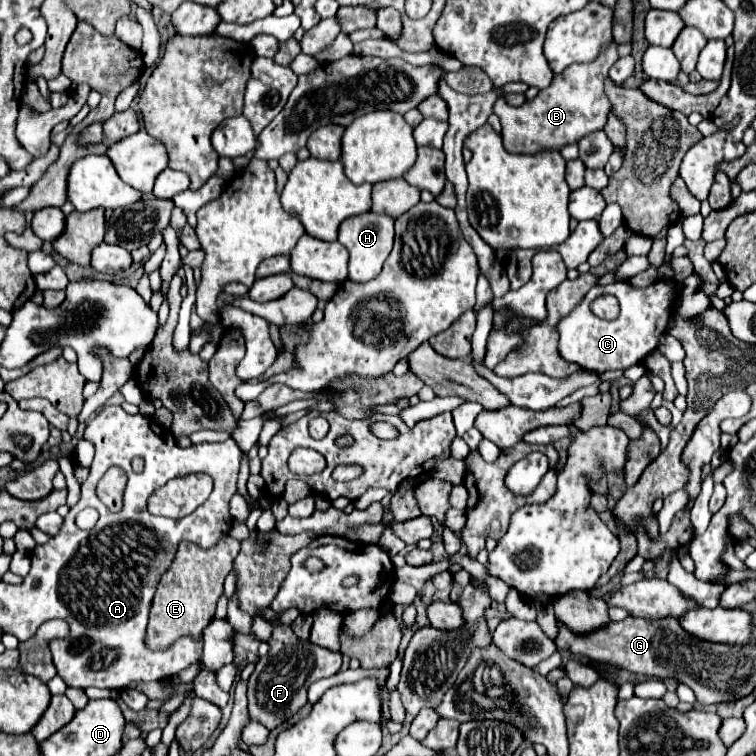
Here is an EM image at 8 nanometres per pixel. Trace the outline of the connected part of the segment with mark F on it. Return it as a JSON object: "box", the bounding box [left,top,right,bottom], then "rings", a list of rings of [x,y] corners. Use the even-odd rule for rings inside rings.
{"box":[249,625,341,729],"rings":[[[277,625],[273,629],[273,635],[269,639],[271,651],[269,655],[261,657],[255,665],[255,671],[249,677],[249,719],[265,725],[267,729],[275,729],[285,719],[289,719],[293,713],[297,713],[299,707],[307,703],[307,689],[313,681],[321,677],[335,675],[341,669],[341,653],[325,651],[323,647],[317,647],[309,641],[301,641],[289,625]],[[279,653],[281,659],[275,655]]]}

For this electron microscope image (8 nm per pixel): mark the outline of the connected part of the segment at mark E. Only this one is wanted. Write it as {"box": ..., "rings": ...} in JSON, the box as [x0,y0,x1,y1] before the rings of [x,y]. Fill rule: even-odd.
{"box":[145,537,239,647],"rings":[[[225,537],[217,547],[211,549],[193,547],[193,543],[181,543],[173,565],[161,577],[151,605],[145,639],[149,647],[169,647],[173,639],[179,639],[181,635],[199,635],[209,625],[209,621],[215,617],[215,605],[221,595],[223,581],[231,571],[237,553],[239,541],[233,537]]]}

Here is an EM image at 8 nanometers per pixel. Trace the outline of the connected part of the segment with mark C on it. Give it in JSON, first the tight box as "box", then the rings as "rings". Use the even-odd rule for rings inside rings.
{"box":[559,281,677,373],"rings":[[[627,281],[593,287],[583,299],[583,303],[577,307],[577,311],[573,311],[573,315],[567,315],[567,319],[561,319],[559,323],[561,357],[579,363],[583,369],[599,371],[599,373],[637,365],[657,347],[659,335],[665,333],[667,321],[673,313],[673,303],[677,299],[675,291],[677,285],[673,281],[657,281],[655,285],[649,285],[645,289],[635,289]],[[605,293],[615,295],[621,305],[621,313],[613,321],[599,319],[589,307],[595,301],[595,297]]]}

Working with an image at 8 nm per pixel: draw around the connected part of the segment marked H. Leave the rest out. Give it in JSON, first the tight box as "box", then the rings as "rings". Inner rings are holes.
{"box":[339,211,395,283],"rings":[[[373,211],[349,217],[341,223],[339,243],[343,247],[347,247],[347,251],[349,251],[349,279],[351,281],[365,283],[381,273],[383,263],[393,249],[393,237],[395,237],[393,225],[395,225],[395,221],[389,215],[377,215]]]}

